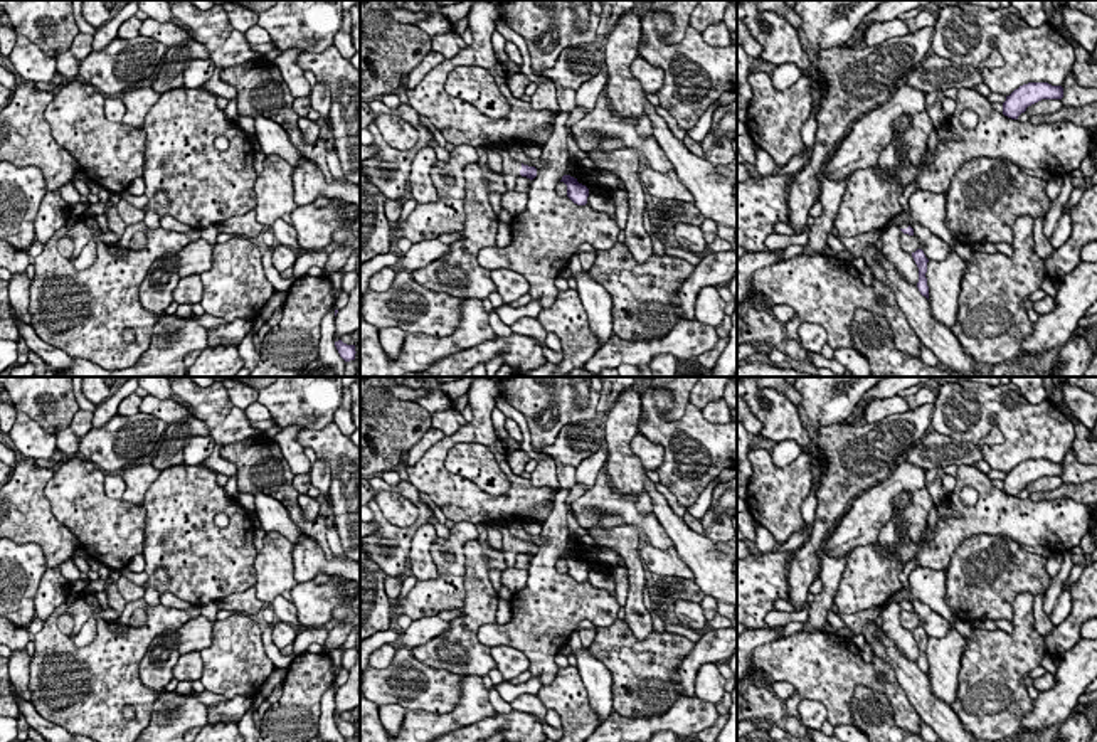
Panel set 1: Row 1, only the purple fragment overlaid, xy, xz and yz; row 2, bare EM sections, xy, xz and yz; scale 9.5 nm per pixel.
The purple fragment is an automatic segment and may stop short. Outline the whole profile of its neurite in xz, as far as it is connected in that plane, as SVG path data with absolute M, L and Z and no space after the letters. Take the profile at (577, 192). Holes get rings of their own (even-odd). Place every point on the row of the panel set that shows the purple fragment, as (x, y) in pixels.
M564 175L562 180L567 185L567 197L577 204L586 205L589 197L589 188L577 182L577 178L570 175Z

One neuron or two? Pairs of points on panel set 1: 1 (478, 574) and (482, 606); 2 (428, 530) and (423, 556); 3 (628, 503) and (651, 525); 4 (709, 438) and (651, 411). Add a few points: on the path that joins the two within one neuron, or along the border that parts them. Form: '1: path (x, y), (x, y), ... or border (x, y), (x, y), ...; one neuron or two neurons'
1: path (476, 582), (480, 598); one neuron
2: path (424, 537), (423, 549); one neuron
3: path (630, 510), (645, 524); one neuron
4: path (694, 438), (683, 438), (665, 426); one neuron

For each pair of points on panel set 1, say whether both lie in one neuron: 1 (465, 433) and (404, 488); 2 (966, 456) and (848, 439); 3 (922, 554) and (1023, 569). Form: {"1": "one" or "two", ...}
{"1": "two", "2": "two", "3": "two"}

